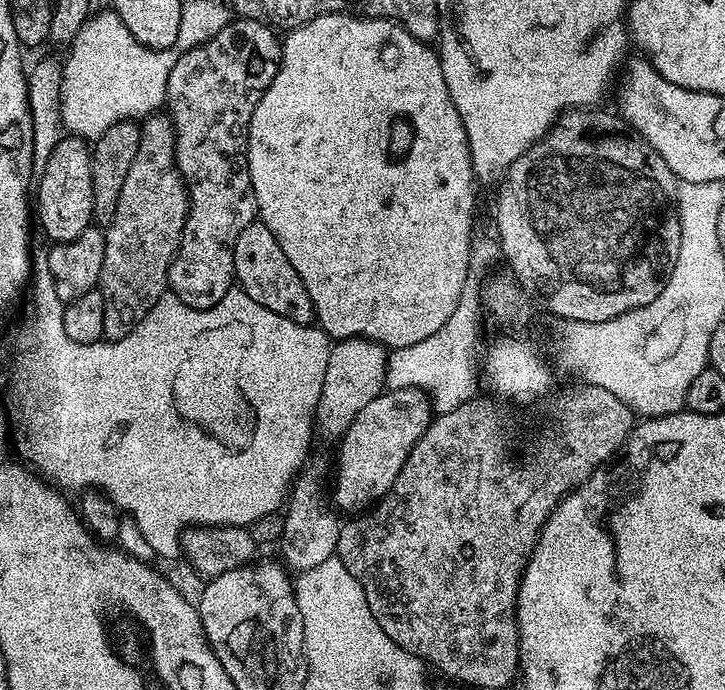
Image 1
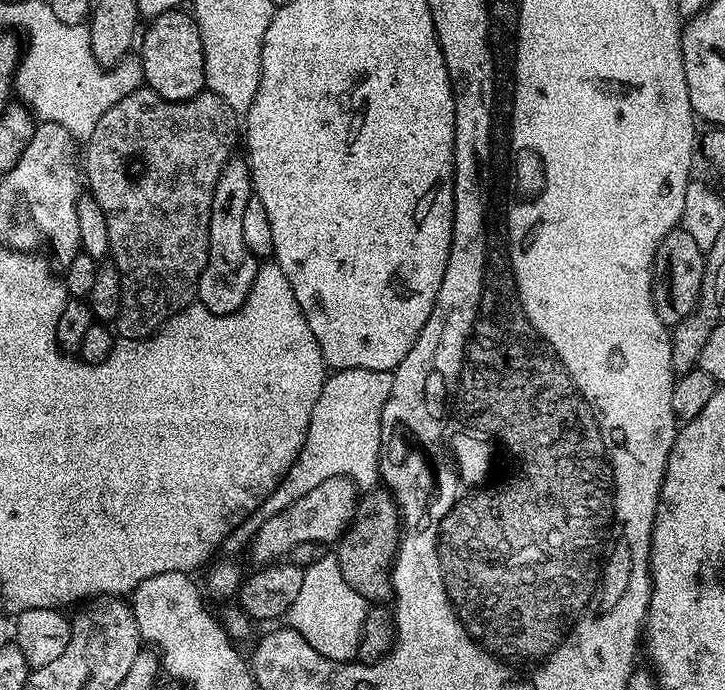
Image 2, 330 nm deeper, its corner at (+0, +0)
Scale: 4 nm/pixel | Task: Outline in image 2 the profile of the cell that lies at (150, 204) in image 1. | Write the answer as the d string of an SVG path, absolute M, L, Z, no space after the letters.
M141 86L136 88L126 98L122 98L122 102L114 102L114 106L110 106L110 110L106 110L106 114L102 114L102 118L98 118L98 126L94 126L94 134L90 134L90 138L86 142L85 150L82 152L82 172L86 177L86 188L90 195L98 202L98 206L104 211L106 218L106 230L110 234L110 260L115 264L120 281L122 282L122 310L118 314L118 318L114 321L114 328L123 339L126 340L143 340L146 336L151 336L161 324L164 323L168 317L173 316L176 312L180 312L188 304L196 300L196 287L198 286L198 278L202 274L202 270L206 266L206 258L208 257L208 239L210 238L210 206L214 202L214 186L218 186L218 176L222 174L222 166L226 166L226 162L231 160L234 155L232 147L236 144L236 120L238 120L237 113L230 110L230 106L226 106L226 102L222 102L222 98L218 98L218 94L209 92L207 90L199 92L194 98L189 100L167 100L162 98L152 88Z

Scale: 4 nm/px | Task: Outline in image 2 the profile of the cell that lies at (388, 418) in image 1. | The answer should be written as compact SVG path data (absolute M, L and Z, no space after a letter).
M344 476L322 482L316 490L310 490L294 506L282 510L282 514L274 514L274 518L264 520L262 526L251 533L253 565L267 566L277 563L304 542L316 542L328 546L339 541L348 531L348 526L356 513L357 503L358 489Z

